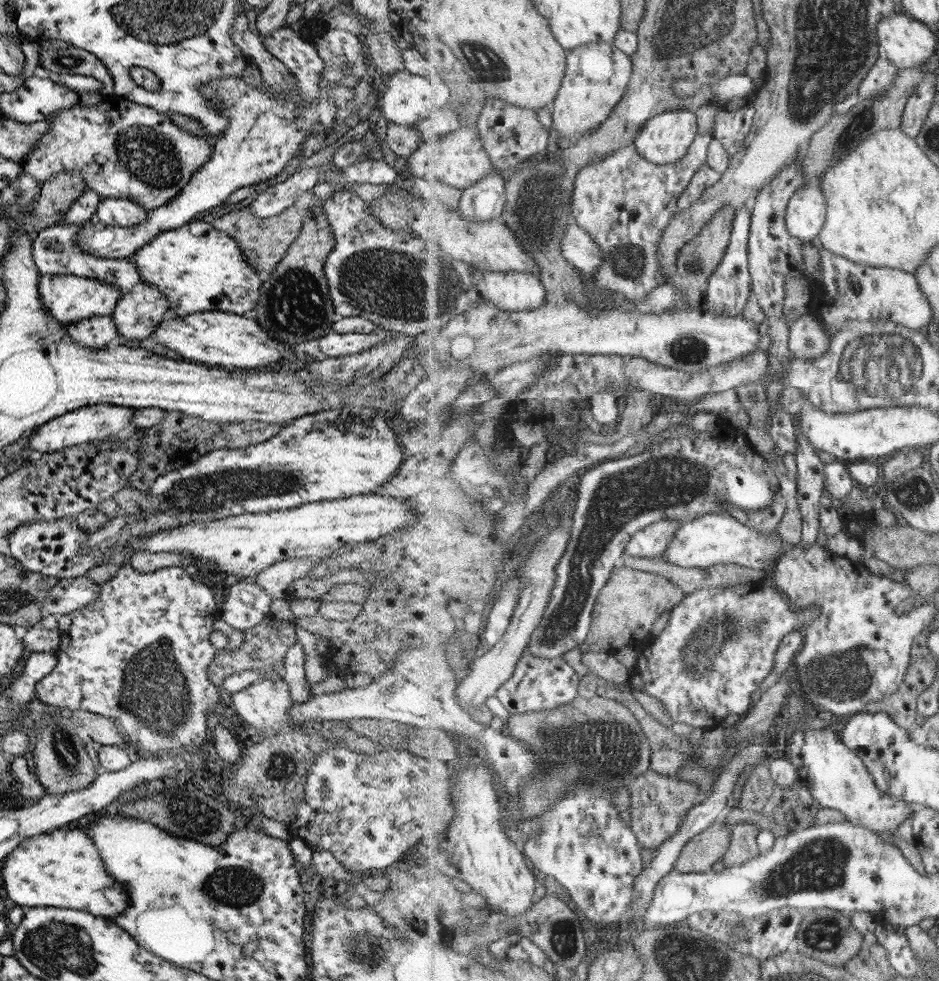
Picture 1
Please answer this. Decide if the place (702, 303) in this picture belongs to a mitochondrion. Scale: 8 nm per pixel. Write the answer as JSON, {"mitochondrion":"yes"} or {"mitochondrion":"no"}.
{"mitochondrion":"no"}

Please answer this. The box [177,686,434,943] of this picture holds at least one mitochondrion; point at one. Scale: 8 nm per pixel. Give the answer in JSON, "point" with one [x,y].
{"point":[234,887]}

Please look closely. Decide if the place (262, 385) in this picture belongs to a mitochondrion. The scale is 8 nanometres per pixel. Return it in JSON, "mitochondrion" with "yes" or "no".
{"mitochondrion":"no"}

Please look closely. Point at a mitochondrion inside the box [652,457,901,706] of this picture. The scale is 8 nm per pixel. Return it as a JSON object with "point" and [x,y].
{"point":[724,634]}

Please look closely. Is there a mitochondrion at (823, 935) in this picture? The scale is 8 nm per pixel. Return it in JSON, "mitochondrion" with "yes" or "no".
{"mitochondrion":"yes"}

